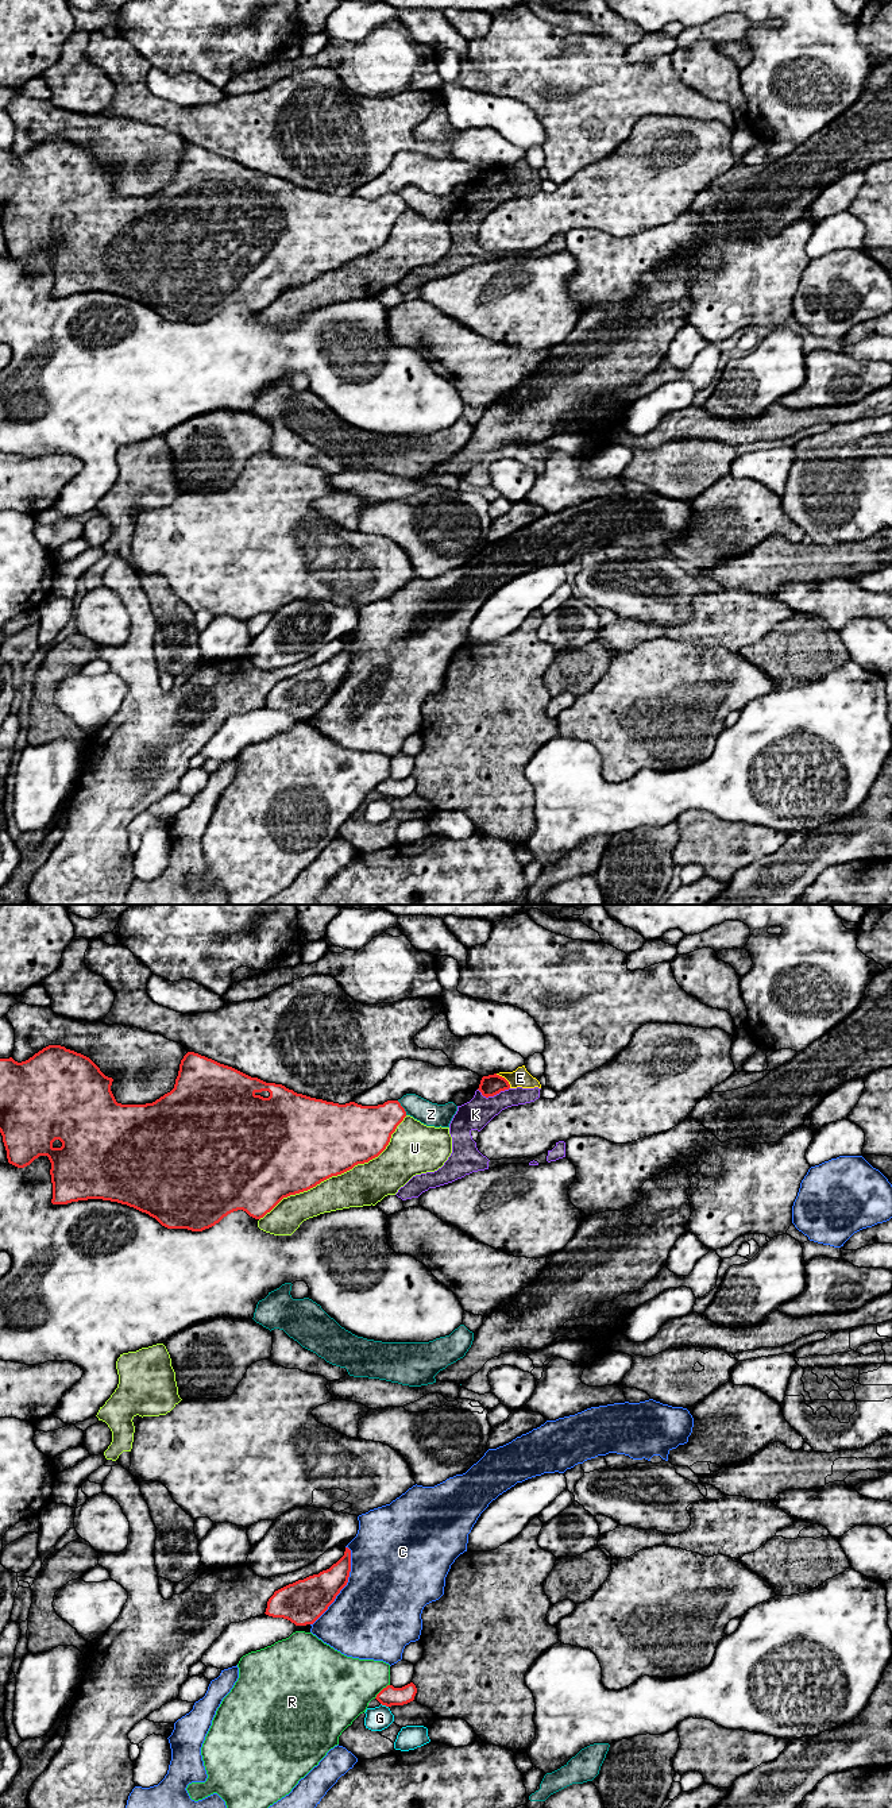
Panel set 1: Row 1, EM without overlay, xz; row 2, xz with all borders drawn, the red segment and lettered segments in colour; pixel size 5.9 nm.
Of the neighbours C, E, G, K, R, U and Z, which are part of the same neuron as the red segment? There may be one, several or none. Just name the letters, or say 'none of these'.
none of these

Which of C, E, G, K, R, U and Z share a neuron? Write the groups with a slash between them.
C / E K / G / R / U / Z

